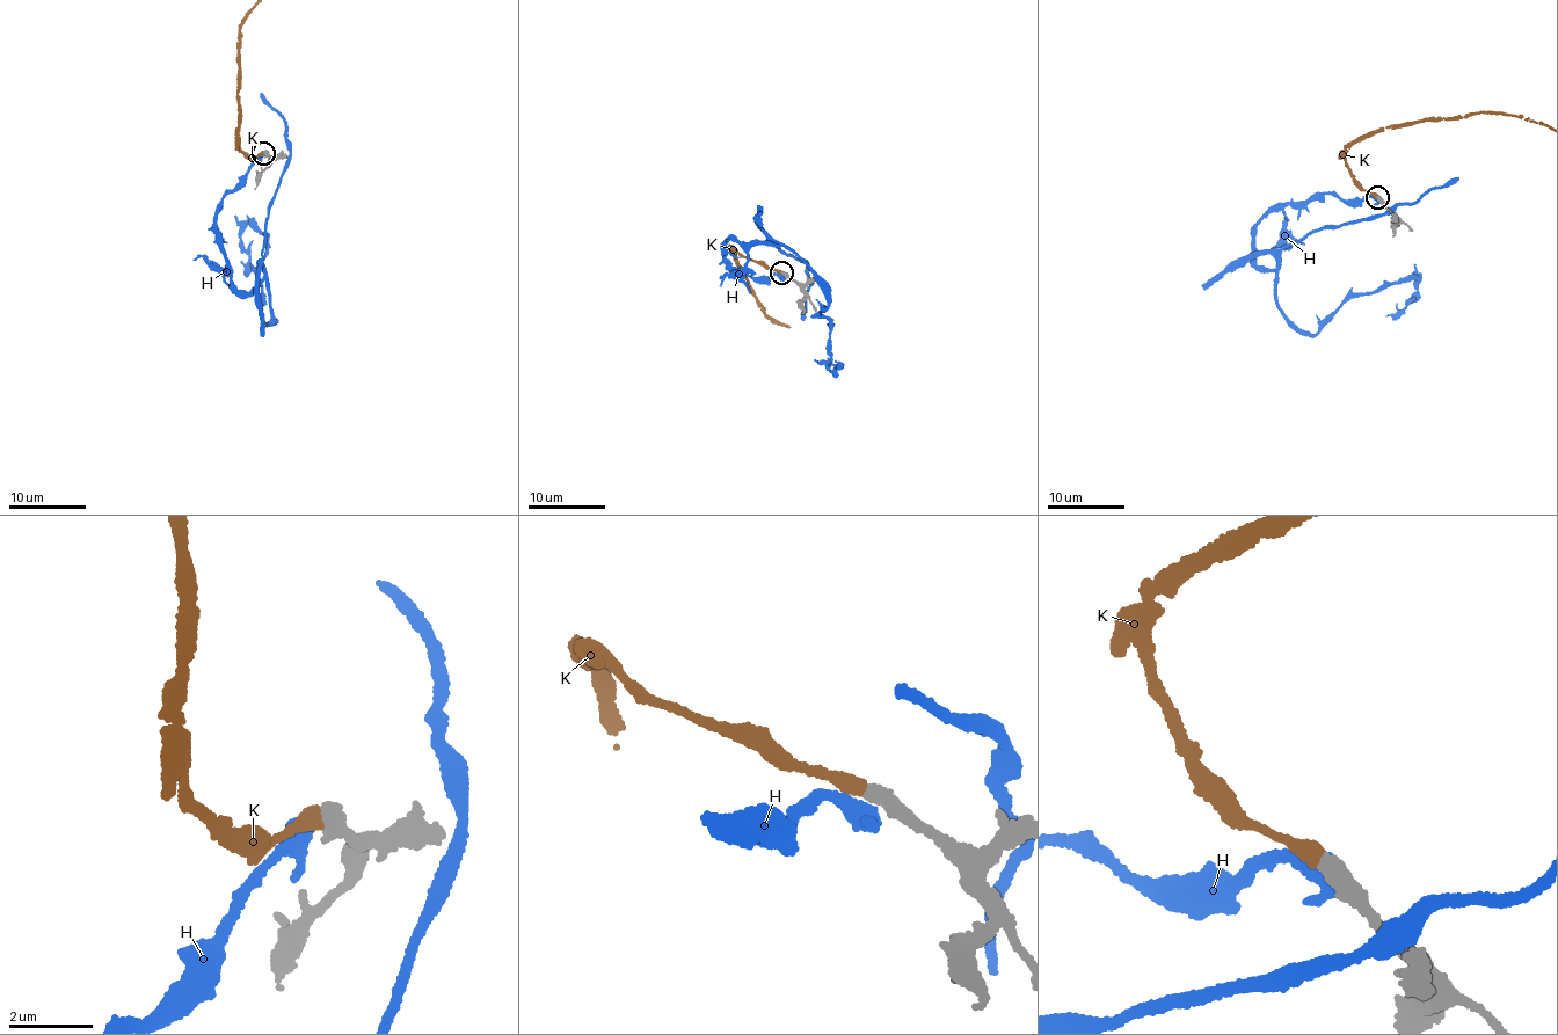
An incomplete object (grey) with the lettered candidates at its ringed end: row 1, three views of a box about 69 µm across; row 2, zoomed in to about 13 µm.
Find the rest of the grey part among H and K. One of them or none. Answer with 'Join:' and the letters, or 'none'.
Join: K

